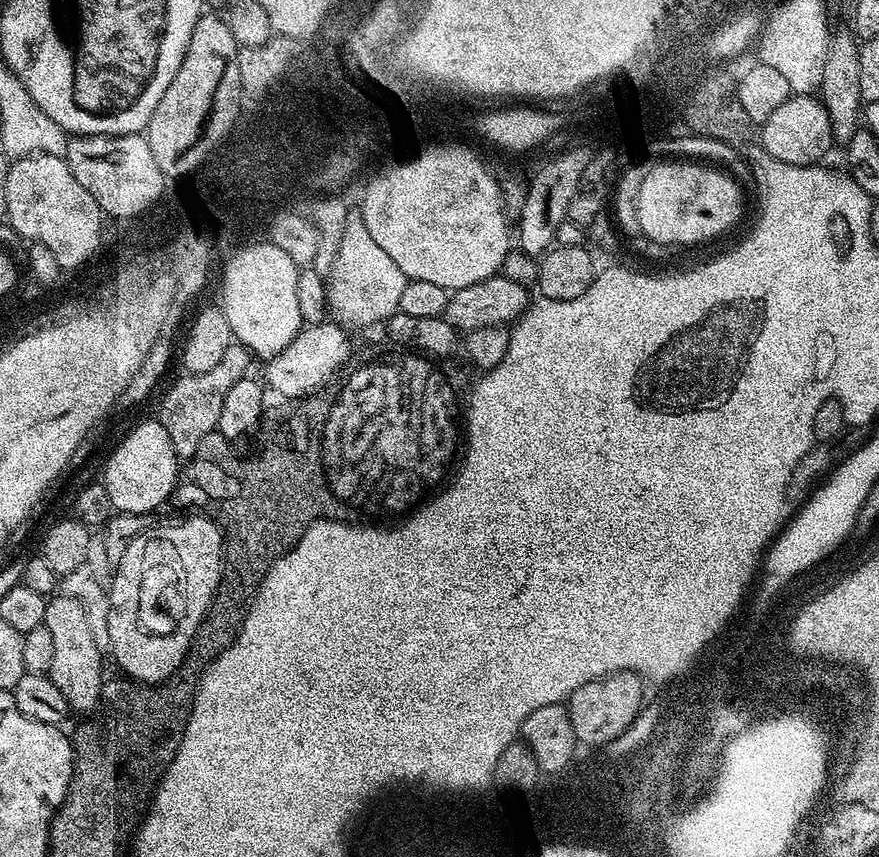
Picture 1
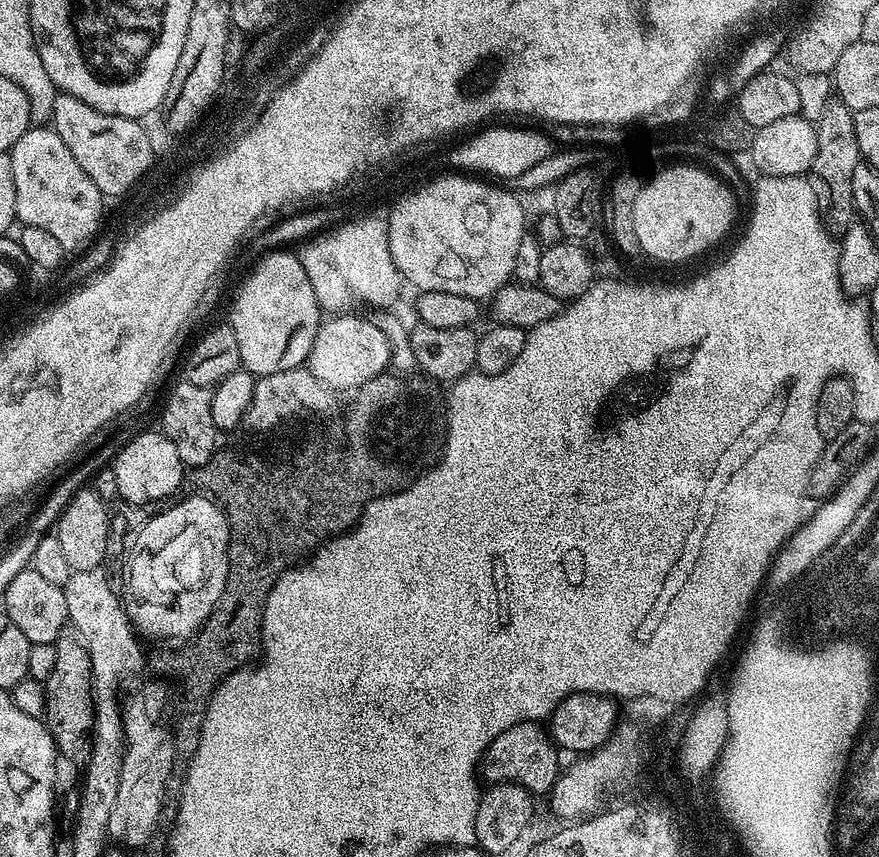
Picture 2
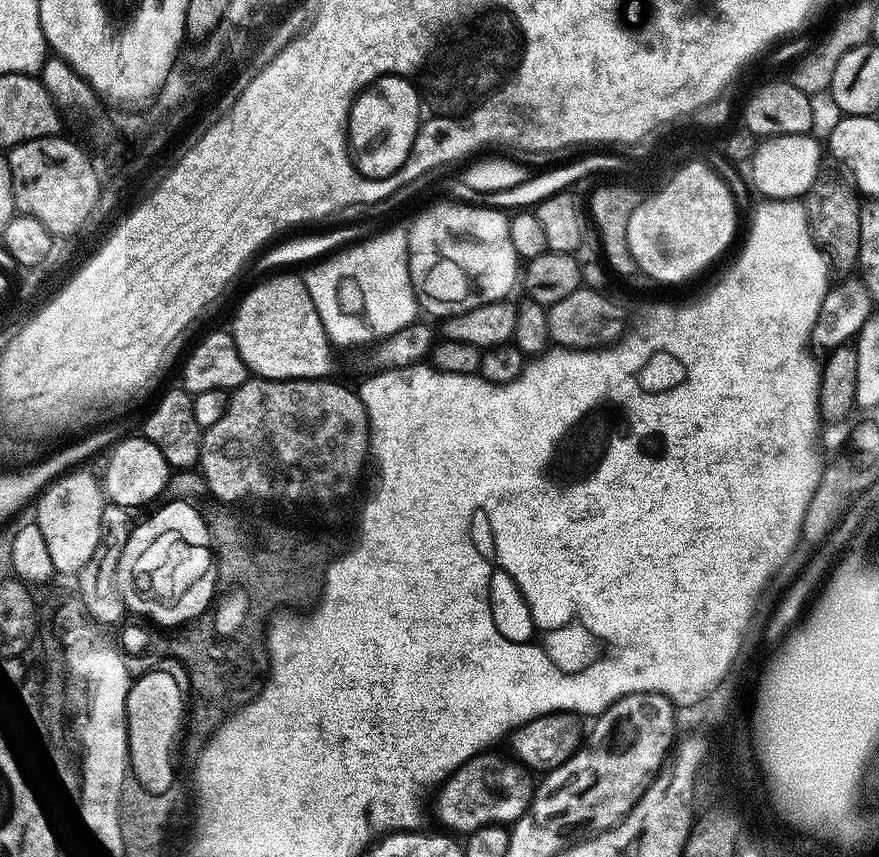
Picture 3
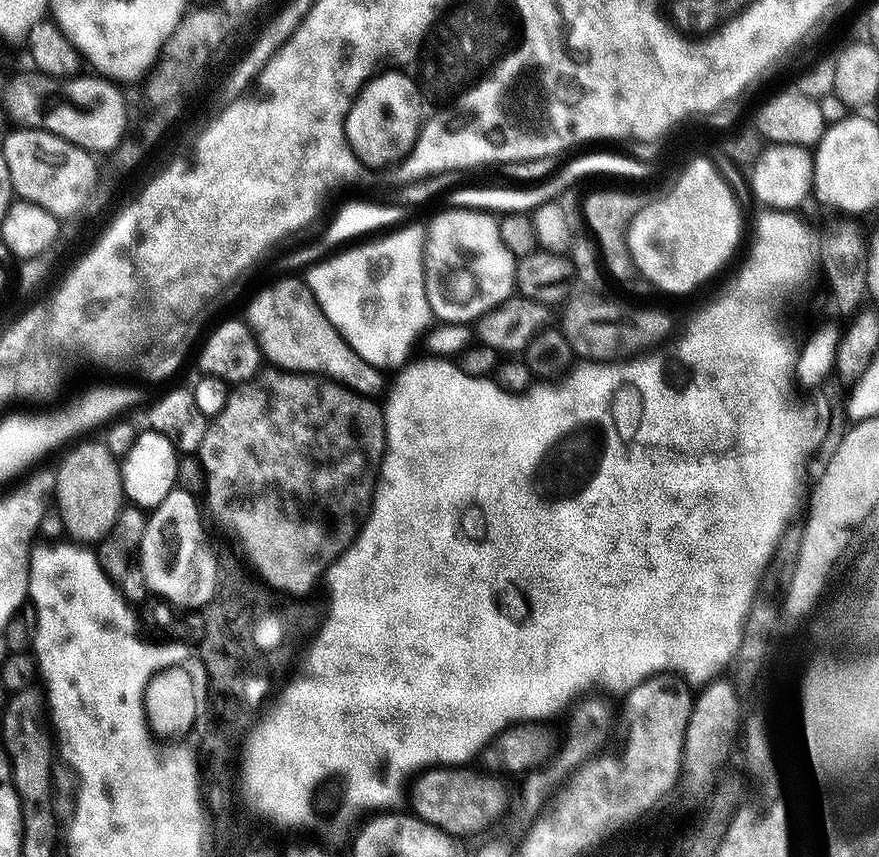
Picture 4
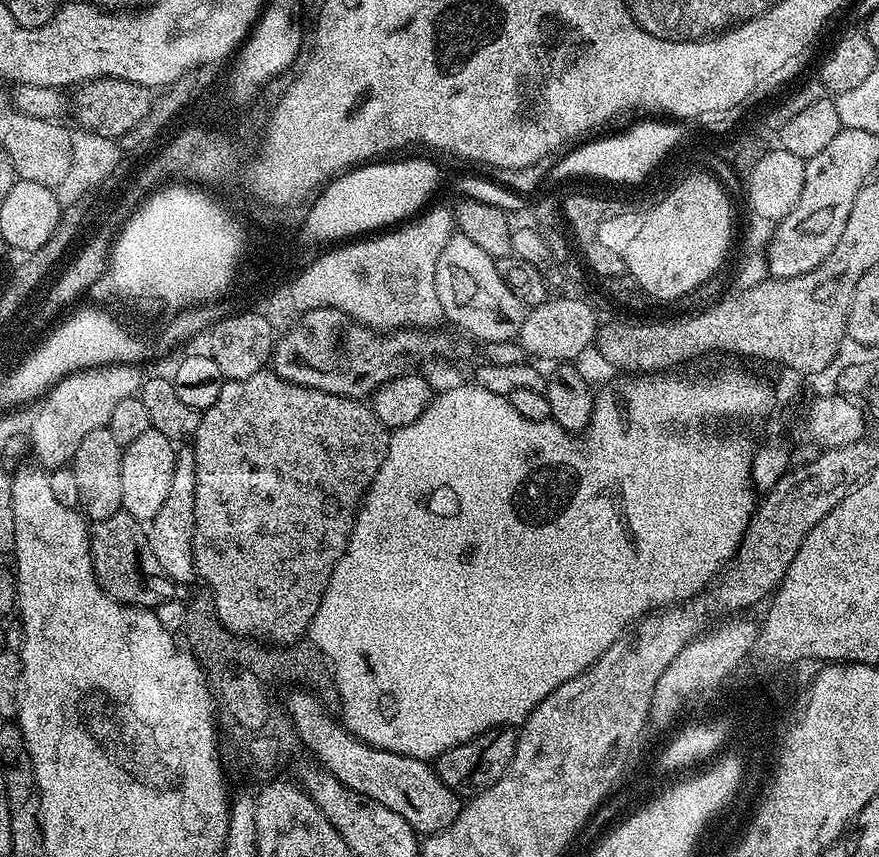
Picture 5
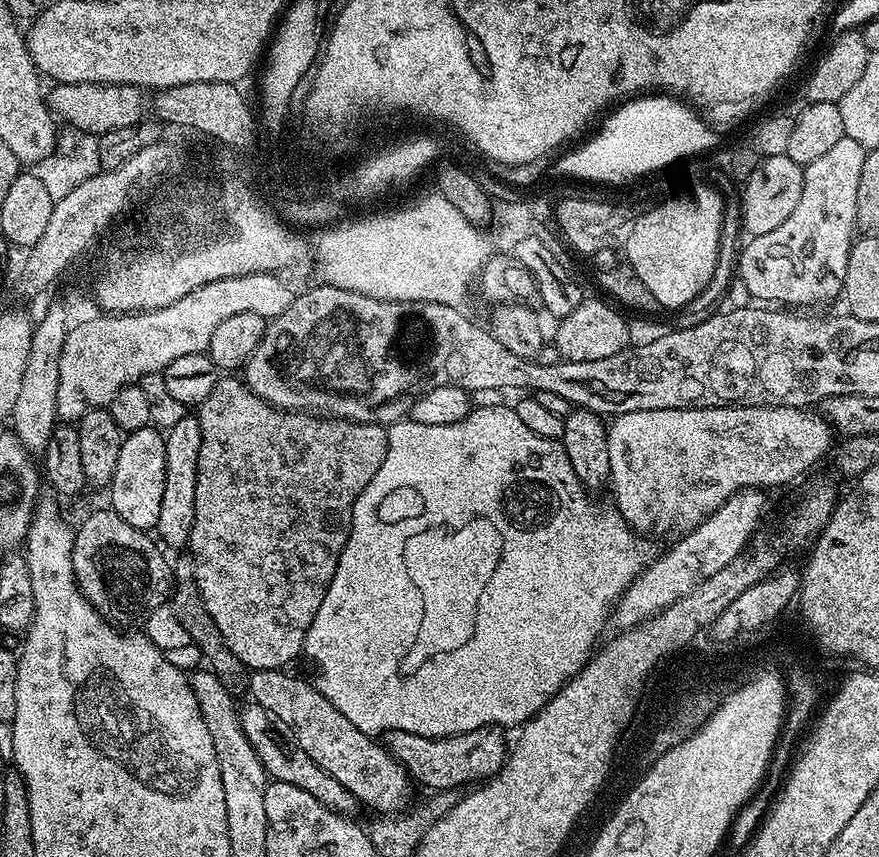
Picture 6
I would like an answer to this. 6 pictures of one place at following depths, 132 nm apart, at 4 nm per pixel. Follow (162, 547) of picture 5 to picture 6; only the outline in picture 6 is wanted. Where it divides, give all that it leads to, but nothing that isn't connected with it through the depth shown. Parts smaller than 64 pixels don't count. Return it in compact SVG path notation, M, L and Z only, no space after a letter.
M189 414L178 422L178 426L167 429L164 436L166 450L166 482L162 492L162 510L154 529L170 547L180 550L187 545L194 526L194 500L198 478L200 451L202 450L202 426L199 415Z

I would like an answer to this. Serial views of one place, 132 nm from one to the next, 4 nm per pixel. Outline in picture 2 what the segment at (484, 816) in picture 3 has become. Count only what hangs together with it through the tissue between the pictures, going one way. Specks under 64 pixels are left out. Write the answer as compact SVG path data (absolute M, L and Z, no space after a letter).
M527 720L521 724L510 726L484 752L482 776L488 779L489 785L520 784L531 794L551 793L556 785L562 769L558 764L557 747L549 733L540 729L539 723Z

